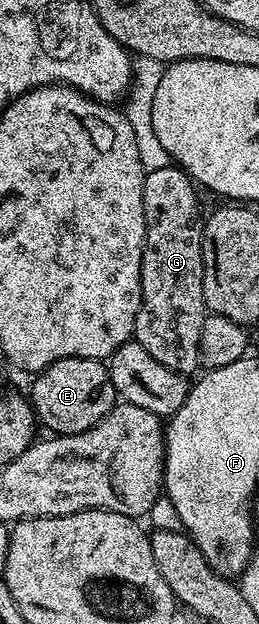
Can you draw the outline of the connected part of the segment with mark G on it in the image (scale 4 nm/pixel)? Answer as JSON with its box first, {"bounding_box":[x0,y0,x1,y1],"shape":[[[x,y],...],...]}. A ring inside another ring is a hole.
{"bounding_box":[133,166,208,374],"shape":[[[177,166],[146,172],[144,218],[146,241],[142,255],[142,301],[136,314],[133,339],[156,362],[183,374],[200,368],[200,334],[208,309],[202,281],[202,225],[204,212],[198,209],[198,191],[184,169]]]}

